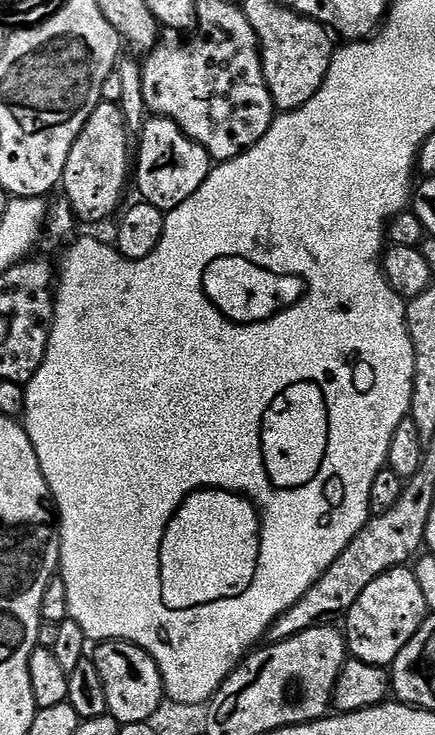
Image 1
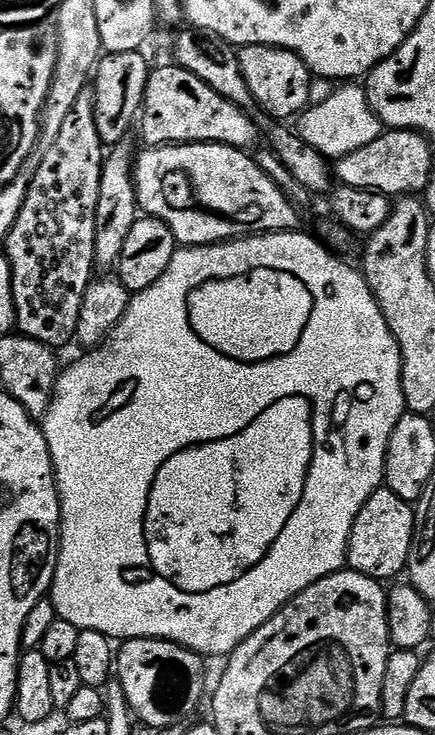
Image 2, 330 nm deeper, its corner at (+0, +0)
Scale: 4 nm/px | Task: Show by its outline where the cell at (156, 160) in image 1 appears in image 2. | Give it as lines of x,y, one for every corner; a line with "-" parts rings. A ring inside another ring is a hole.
179,66
171,67
153,67
149,71
144,106
138,117
138,132
140,128
145,145
228,144
248,150
256,144
256,124
247,111
227,101
194,73

